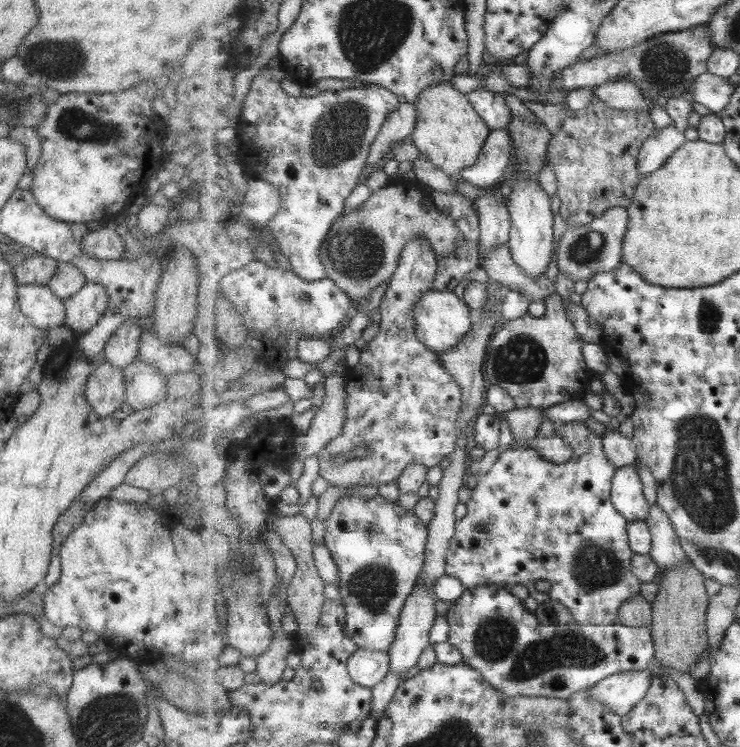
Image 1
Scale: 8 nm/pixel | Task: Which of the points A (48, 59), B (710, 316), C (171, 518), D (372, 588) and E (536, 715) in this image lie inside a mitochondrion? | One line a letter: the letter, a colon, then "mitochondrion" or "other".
A: mitochondrion
B: mitochondrion
C: other
D: mitochondrion
E: other

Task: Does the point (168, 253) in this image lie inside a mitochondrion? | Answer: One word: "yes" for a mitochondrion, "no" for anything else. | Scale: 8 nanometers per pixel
no

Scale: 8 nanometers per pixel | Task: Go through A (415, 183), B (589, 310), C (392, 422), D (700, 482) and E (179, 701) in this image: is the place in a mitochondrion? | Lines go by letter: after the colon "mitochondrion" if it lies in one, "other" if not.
A: other
B: other
C: mitochondrion
D: mitochondrion
E: other

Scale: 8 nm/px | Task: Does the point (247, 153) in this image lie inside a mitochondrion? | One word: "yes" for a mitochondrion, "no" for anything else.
no

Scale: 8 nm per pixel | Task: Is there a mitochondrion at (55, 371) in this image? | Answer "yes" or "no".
no

